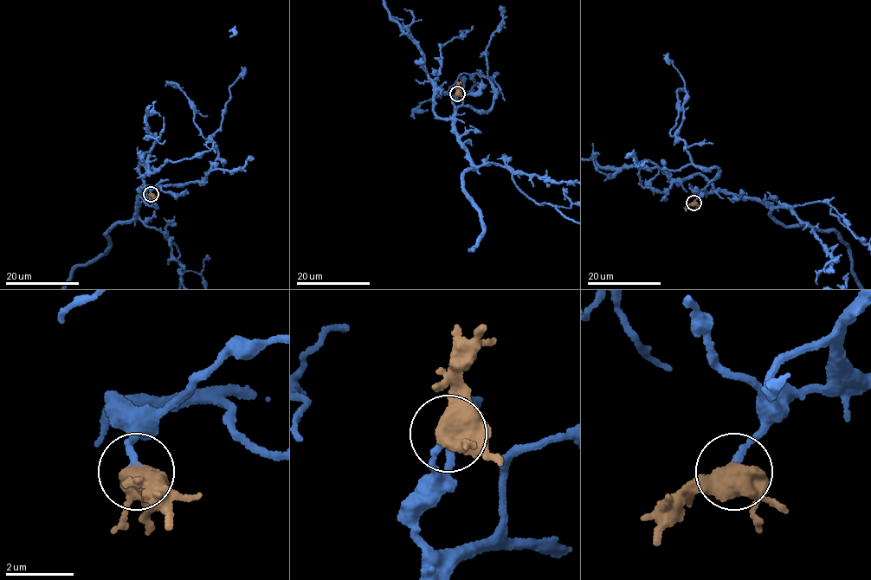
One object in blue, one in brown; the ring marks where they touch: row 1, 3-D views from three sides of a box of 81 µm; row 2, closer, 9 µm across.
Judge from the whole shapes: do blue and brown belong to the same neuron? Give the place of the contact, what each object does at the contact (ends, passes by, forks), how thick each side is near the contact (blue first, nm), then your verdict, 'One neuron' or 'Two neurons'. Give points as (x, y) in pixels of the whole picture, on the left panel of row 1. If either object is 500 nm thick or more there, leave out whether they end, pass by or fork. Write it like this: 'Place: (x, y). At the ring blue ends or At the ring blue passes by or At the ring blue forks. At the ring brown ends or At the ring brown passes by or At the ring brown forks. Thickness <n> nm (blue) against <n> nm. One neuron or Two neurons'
Place: (151, 194). Thickness 200 nm (blue) against 600 nm. One neuron

